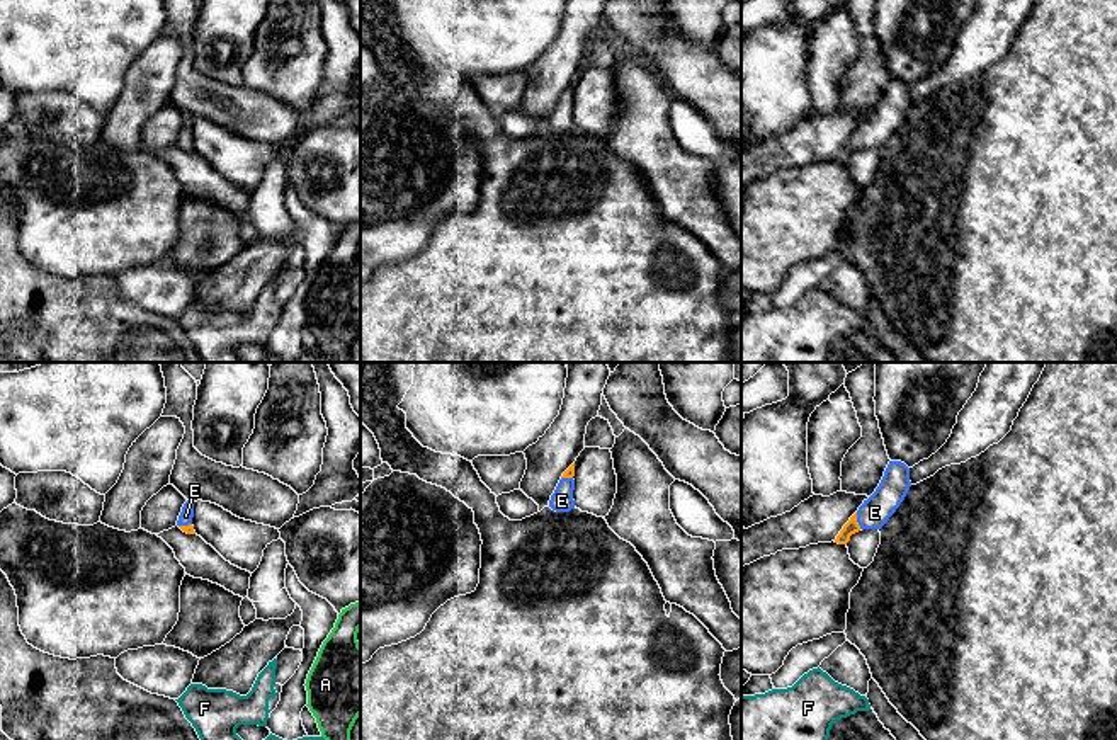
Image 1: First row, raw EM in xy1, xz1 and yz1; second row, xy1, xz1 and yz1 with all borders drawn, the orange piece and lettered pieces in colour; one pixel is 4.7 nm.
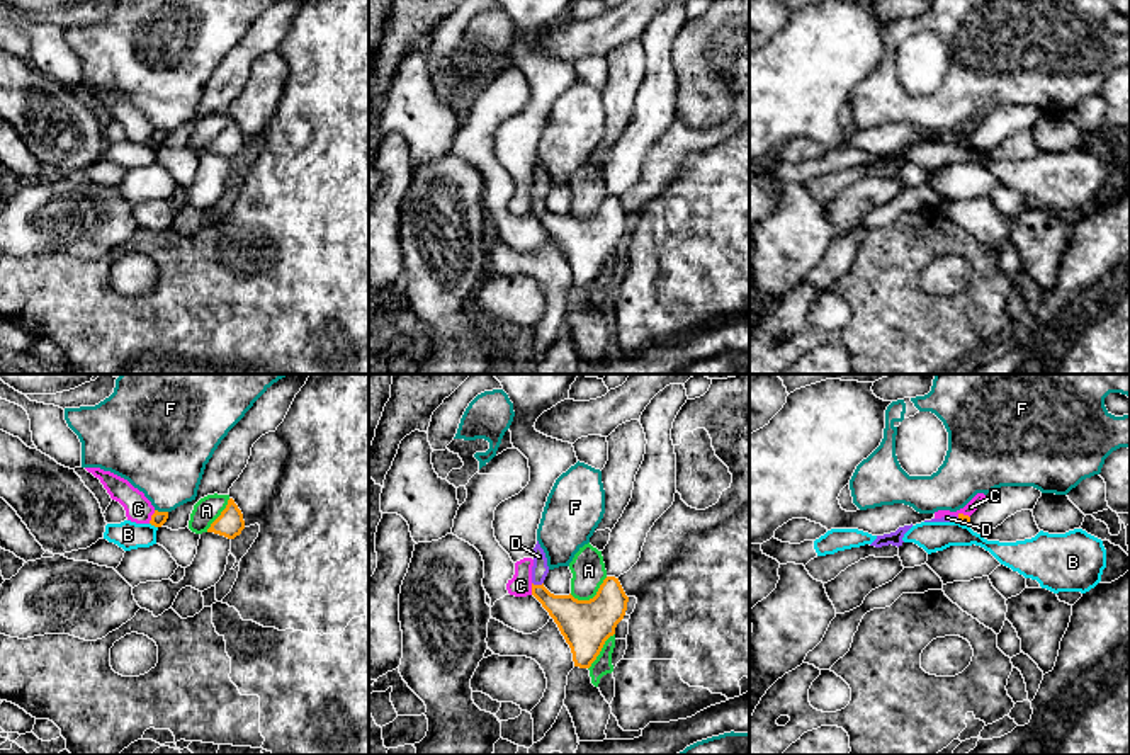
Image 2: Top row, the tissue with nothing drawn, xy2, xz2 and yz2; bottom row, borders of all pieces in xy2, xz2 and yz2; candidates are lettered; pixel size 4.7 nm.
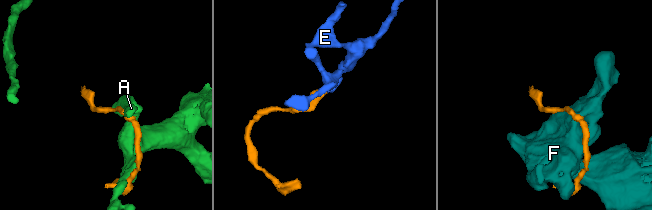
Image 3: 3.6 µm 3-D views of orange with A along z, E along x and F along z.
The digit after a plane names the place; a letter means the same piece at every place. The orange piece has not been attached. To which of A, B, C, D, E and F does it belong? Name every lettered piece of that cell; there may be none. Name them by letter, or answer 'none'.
D, E

